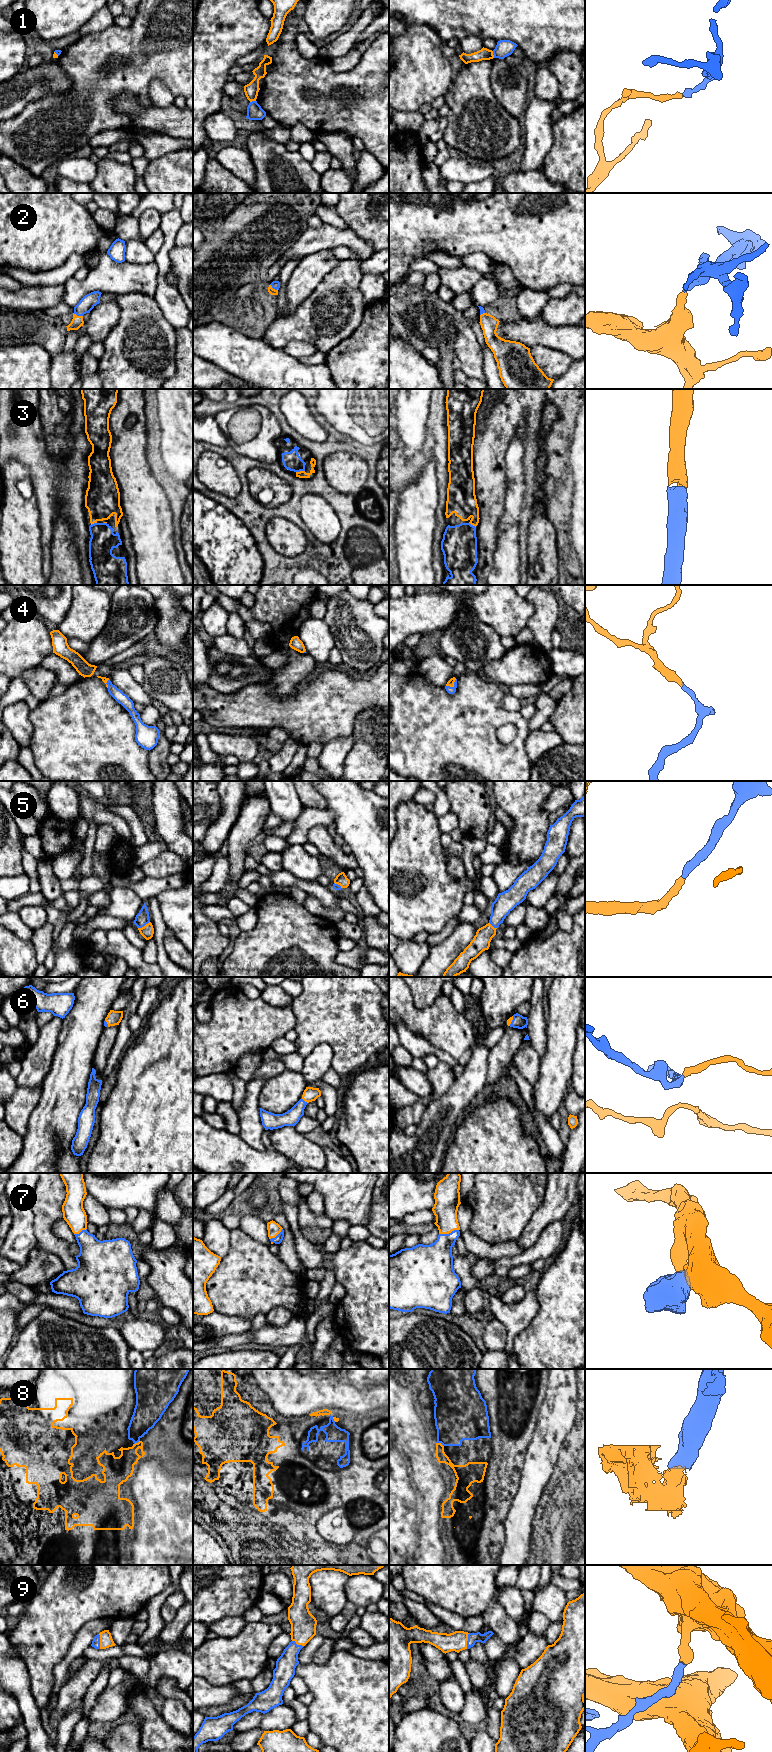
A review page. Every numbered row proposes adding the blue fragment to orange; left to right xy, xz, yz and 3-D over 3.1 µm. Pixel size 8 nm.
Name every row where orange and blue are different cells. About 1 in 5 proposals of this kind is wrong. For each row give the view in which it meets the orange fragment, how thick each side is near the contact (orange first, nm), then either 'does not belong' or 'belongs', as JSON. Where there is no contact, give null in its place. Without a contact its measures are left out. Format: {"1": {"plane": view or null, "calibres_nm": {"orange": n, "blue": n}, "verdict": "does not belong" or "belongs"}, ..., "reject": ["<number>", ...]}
{"1": {"plane": "yz", "calibres_nm": {"orange": 100, "blue": 140}, "verdict": "does not belong"}, "2": {"plane": "xy", "calibres_nm": {"orange": 90, "blue": 120}, "verdict": "belongs"}, "3": {"plane": "xz", "calibres_nm": {"orange": 60, "blue": 150}, "verdict": "belongs"}, "4": {"plane": "yz", "calibres_nm": {"orange": 50, "blue": 60}, "verdict": "belongs"}, "5": {"plane": "xy", "calibres_nm": {"orange": 100, "blue": 110}, "verdict": "belongs"}, "6": {"plane": "xz", "calibres_nm": {"orange": 120, "blue": 130}, "verdict": "belongs"}, "7": {"plane": "yz", "calibres_nm": {"orange": 190, "blue": 280}, "verdict": "belongs"}, "8": {"plane": "yz", "calibres_nm": {"orange": 80, "blue": 360}, "verdict": "belongs"}, "9": {"plane": "yz", "calibres_nm": {"orange": 160, "blue": 80}, "verdict": "belongs"}, "reject": ["1"]}

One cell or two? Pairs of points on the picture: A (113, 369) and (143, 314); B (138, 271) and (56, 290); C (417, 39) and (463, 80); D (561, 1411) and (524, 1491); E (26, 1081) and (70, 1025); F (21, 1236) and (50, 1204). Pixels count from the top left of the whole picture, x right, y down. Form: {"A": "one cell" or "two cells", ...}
{"A": "one cell", "B": "two cells", "C": "two cells", "D": "one cell", "E": "two cells", "F": "two cells"}

